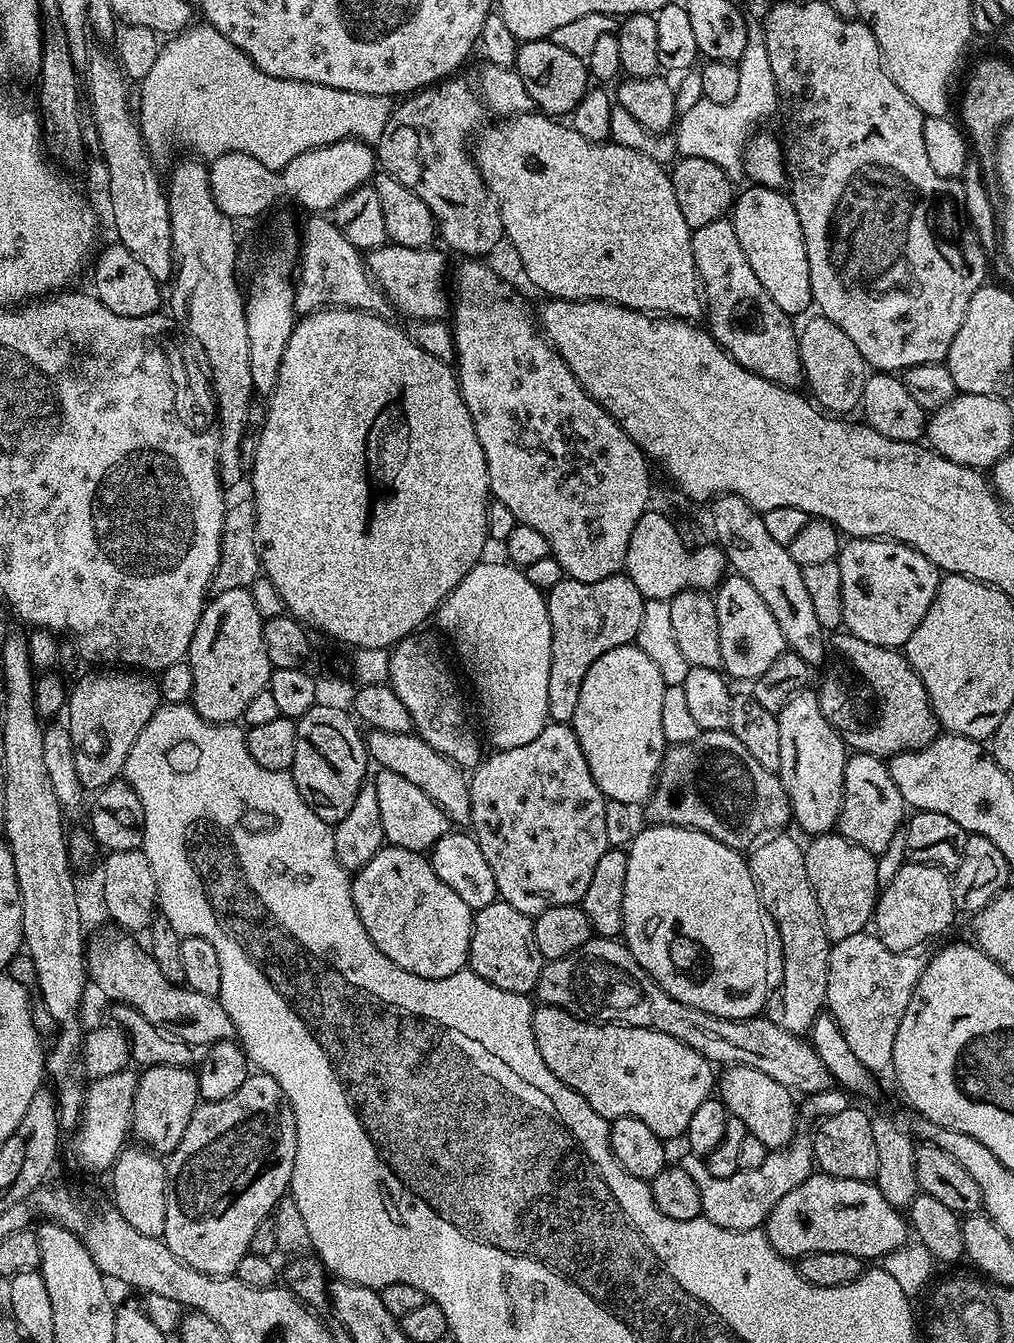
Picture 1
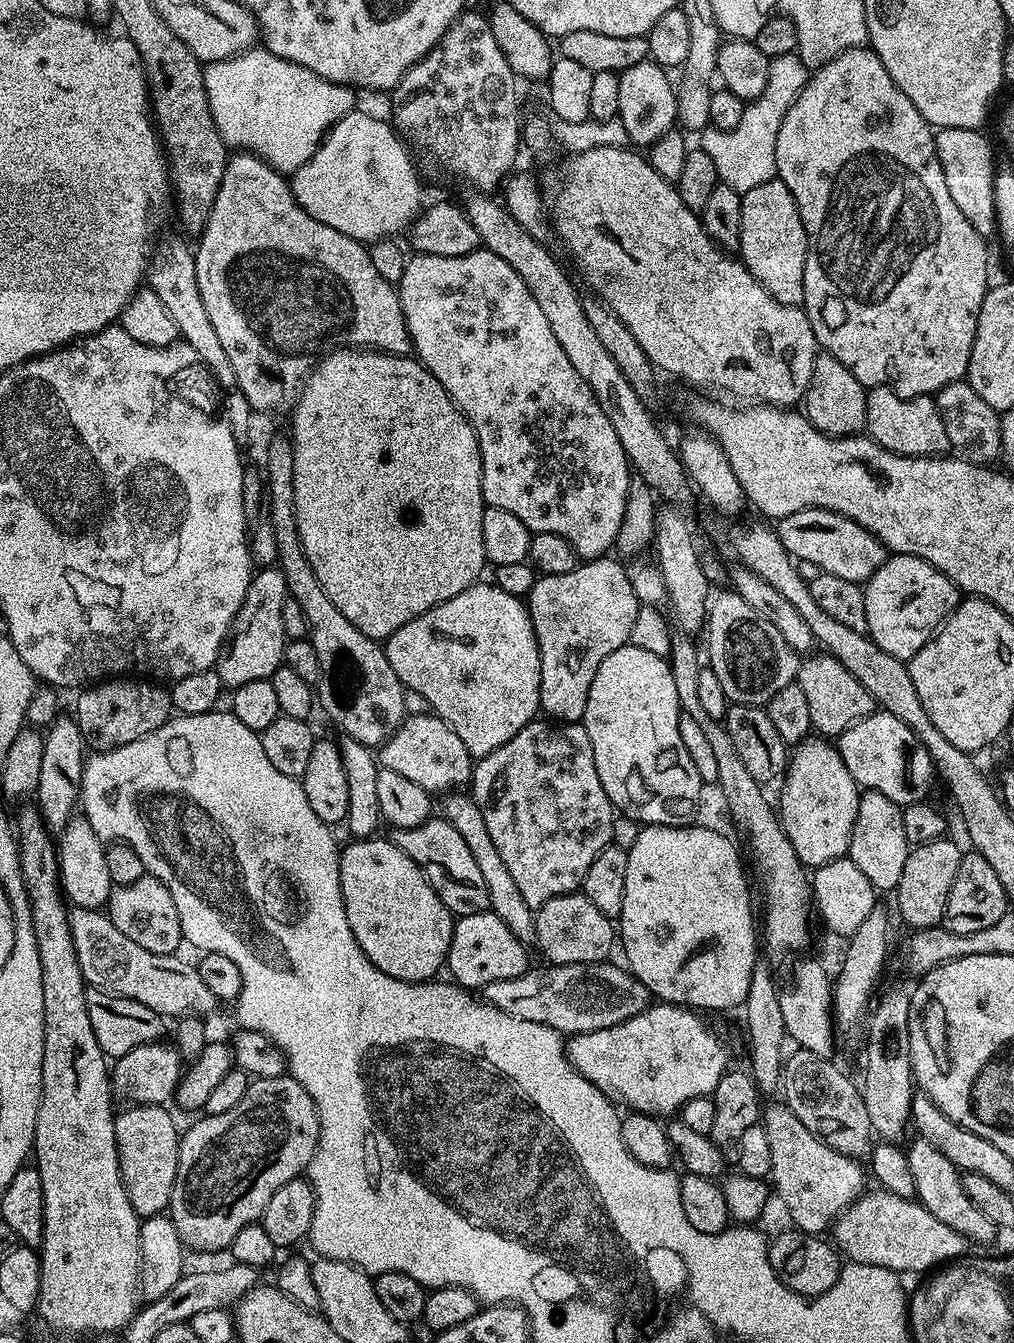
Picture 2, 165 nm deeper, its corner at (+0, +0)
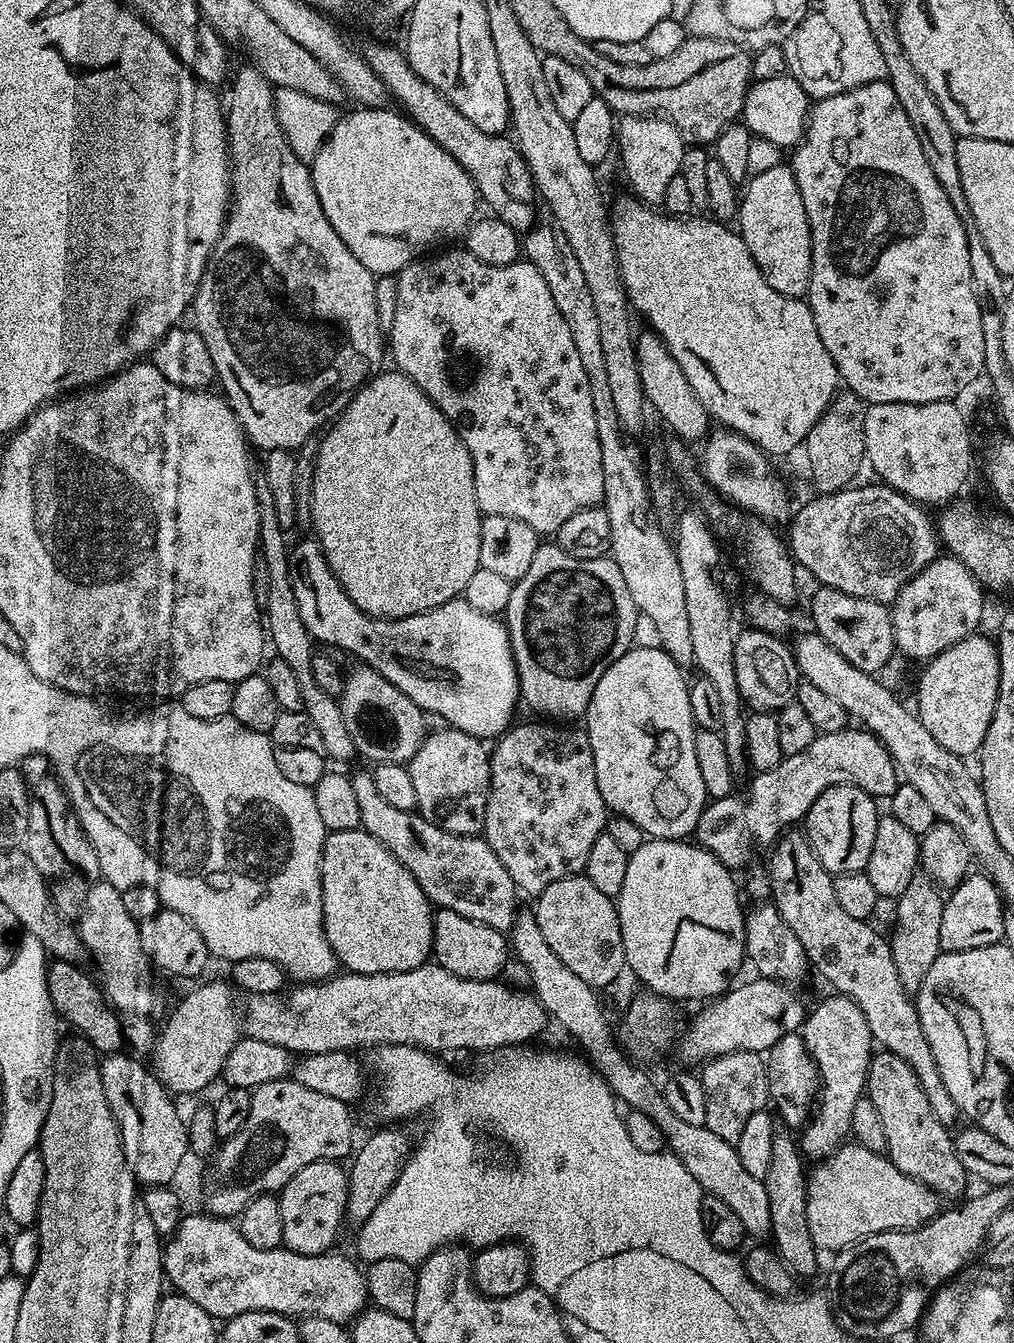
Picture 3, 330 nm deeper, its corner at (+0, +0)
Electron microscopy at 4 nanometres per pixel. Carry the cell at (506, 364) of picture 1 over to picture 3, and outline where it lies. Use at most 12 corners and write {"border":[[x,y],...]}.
{"border":[[529,260],[396,276],[390,360],[484,516],[604,503],[590,381]]}

